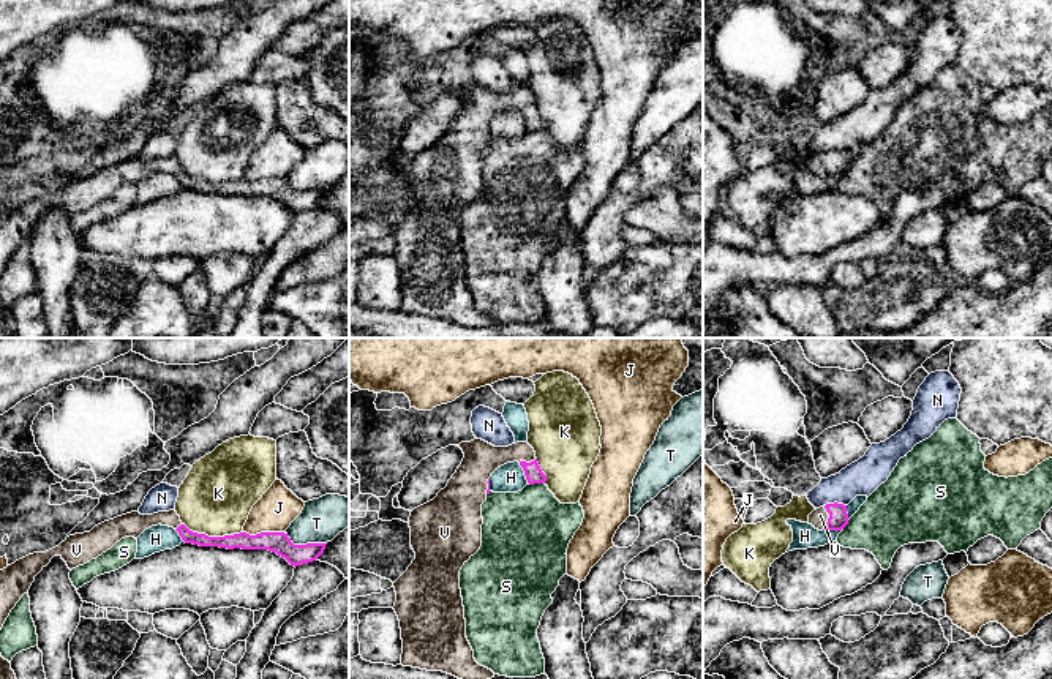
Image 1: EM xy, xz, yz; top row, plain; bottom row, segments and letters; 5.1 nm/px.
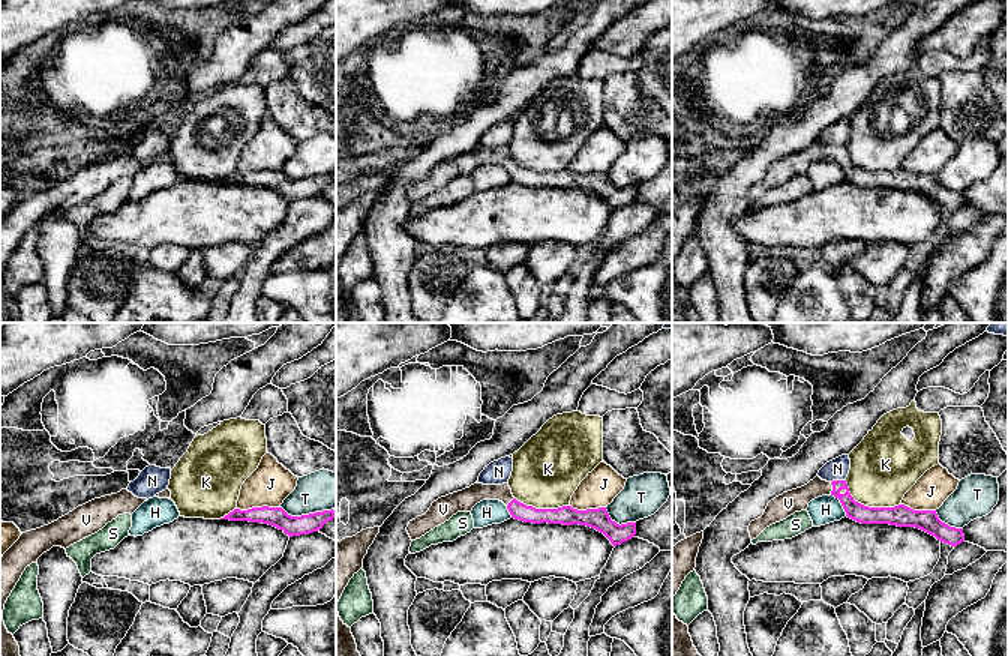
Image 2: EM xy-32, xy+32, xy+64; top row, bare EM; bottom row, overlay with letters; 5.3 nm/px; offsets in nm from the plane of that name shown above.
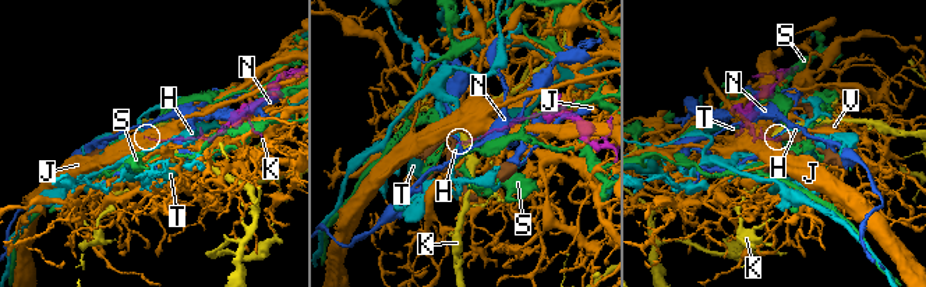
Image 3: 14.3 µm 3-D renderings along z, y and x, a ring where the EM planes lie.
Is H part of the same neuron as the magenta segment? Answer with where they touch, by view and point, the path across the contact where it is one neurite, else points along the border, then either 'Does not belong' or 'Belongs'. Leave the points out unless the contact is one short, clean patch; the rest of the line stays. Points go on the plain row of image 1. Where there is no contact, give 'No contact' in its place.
Touches magenta at xz (525, 119). Does not belong

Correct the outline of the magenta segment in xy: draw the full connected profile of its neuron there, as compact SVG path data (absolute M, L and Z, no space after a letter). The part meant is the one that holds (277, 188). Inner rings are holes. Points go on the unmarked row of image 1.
M175 156L158 158L153 161L131 158L104 167L95 172L90 178L70 182L58 193L46 199L28 201L0 216L0 276L21 243L28 238L35 223L54 202L60 202L66 208L68 215L73 216L92 205L96 205L122 185L137 185L145 175L158 171L174 174L185 189L227 196L269 196L284 204L294 213L316 207L327 191L294 191L284 178L261 178L256 182L240 178L224 183L209 183L205 180L190 177L180 167Z

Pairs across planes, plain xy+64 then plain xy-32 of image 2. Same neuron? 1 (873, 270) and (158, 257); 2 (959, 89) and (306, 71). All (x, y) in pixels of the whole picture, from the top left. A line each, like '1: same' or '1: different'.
1: different
2: different

